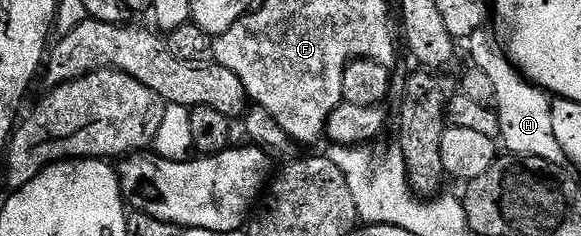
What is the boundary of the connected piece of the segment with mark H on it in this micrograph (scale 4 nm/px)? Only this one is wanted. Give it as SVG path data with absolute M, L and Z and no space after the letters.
M482 29L474 33L473 36L468 39L467 47L469 47L470 57L473 58L473 60L471 60L472 66L478 67L483 73L487 73L487 78L491 81L491 86L495 88L493 103L495 104L495 110L499 117L499 125L501 126L500 142L503 144L503 147L503 142L505 142L505 147L509 150L506 152L508 152L510 156L539 157L548 163L557 163L559 159L559 148L557 138L555 137L553 122L551 121L553 104L550 96L542 91L540 87L533 86L533 84L514 67L508 55L505 54L502 44L495 38L495 35L494 39L495 40L493 40L493 35L489 32L489 29Z

